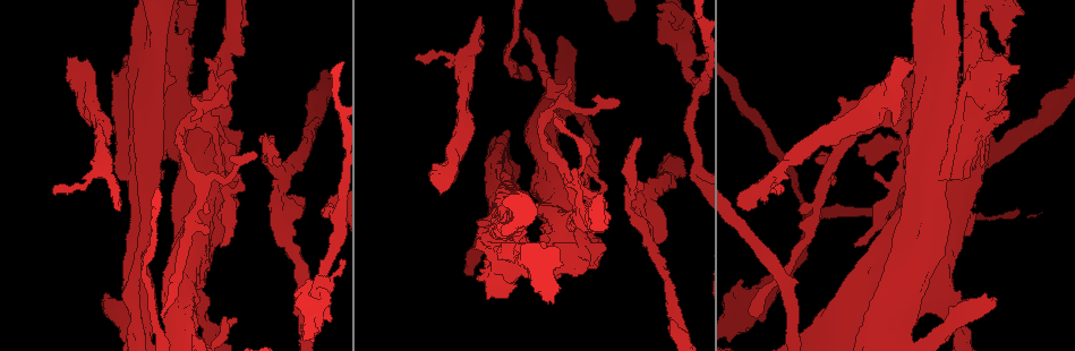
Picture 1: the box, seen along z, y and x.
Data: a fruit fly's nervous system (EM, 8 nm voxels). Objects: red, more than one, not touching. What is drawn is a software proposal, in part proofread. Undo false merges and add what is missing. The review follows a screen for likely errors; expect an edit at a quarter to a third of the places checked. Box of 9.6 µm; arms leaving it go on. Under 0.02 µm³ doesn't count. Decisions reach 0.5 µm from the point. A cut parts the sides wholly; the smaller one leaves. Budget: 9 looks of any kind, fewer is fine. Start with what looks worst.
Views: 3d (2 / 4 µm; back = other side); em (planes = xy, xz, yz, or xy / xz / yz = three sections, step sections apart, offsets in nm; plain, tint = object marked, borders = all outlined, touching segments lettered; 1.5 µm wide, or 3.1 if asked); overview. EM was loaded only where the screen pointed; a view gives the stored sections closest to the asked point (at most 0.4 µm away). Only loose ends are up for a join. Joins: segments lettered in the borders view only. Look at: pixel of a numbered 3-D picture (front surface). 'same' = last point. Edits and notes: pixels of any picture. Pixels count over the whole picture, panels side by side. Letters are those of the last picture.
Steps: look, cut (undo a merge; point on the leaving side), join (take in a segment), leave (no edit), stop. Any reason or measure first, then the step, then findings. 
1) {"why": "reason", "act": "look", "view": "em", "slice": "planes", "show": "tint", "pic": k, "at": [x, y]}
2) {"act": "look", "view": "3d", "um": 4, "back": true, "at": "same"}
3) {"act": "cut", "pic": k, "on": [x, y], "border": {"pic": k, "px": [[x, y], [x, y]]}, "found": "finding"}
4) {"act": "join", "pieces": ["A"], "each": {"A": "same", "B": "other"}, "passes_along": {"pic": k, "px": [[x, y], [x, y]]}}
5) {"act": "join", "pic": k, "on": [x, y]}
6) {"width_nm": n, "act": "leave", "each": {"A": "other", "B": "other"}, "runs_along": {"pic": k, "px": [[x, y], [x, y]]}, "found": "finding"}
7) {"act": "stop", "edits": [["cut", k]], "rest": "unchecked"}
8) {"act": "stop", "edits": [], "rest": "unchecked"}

{"why": "an open end", "act": "look", "view": "em", "slice": "yz", "step": 8, "show": "borders", "pic": 1, "at": [619, 100]}

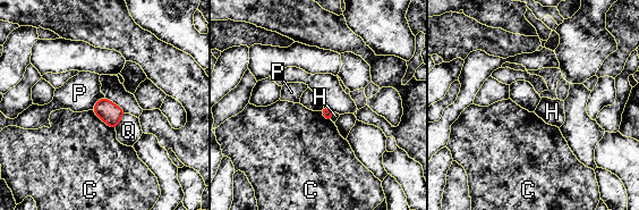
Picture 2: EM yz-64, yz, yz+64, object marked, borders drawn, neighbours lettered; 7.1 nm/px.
{"act": "leave", "each": {"C": "other", "H": "other", "P": "other", "Q": "other"}, "found": "none of them fits"}

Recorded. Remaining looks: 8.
{"why": "an open end", "act": "look", "view": "3d", "um": 2, "back": true, "pic": 1, "at": [766, 200]}

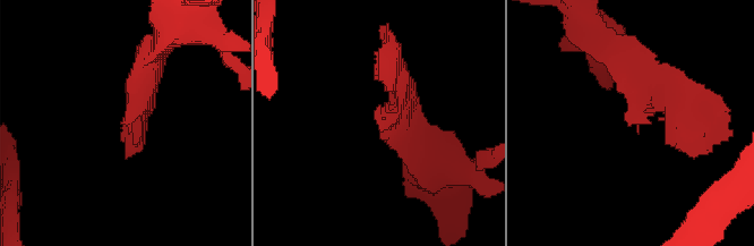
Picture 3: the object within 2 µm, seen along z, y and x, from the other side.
{"act": "look", "view": "em", "slice": "planes", "show": "borders", "pic": 3, "at": [379, 127]}

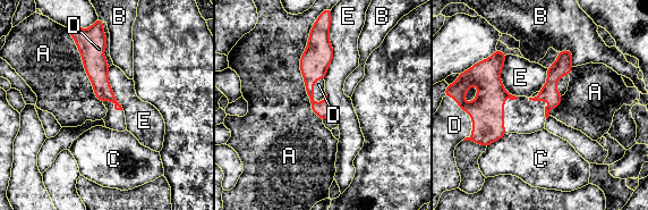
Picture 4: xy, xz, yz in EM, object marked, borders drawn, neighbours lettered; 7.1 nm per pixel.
{"act": "join", "pieces": ["D"], "each": {"A": "other", "B": "other", "C": "other", "D": "same", "E": "other"}, "passes_along": {"pic": 4, "px": [[550, 93], [550, 101], [522, 116]]}, "found": "the neuron continues"}

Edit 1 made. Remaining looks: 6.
{"why": "redraw", "act": "look", "view": "overview"}

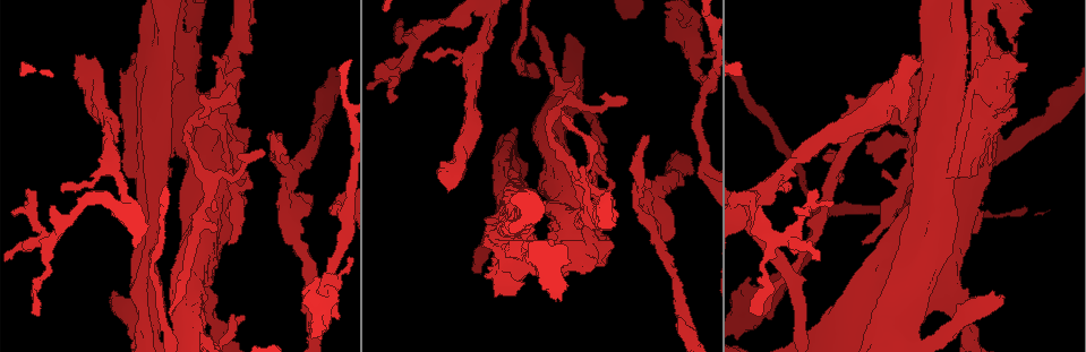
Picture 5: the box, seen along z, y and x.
{"act": "look", "view": "em", "slice": "planes", "show": "borders", "pic": 5, "at": [581, 181]}

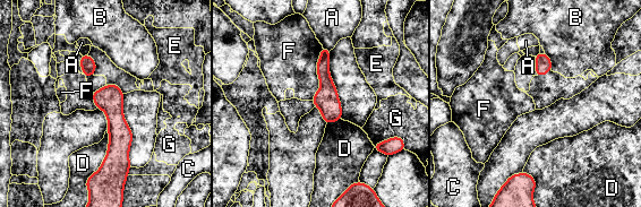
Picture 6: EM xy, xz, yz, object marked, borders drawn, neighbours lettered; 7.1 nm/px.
{"longest_contact_nm": ["F", 400], "act": "leave", "each": {"A": "other", "B": "other", "C": "other", "D": "other", "E": "other", "F": "other", "G": "other"}, "border": {"pic": 6, "px": [[322, 46], [319, 88], [310, 100]]}, "found": "all the same neuron"}

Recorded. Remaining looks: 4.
{"why": "abrupt turn", "act": "look", "view": "3d", "um": 4, "pic": 5, "at": [200, 329]}

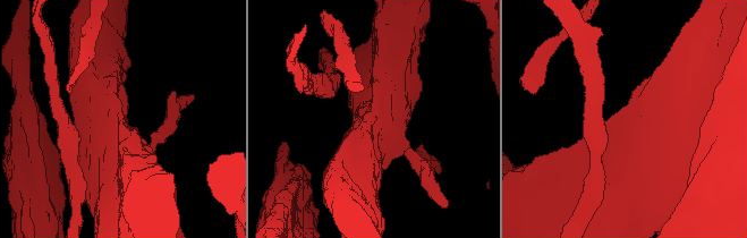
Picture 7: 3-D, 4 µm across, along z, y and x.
{"why": "now the EM", "act": "look", "view": "em", "slice": "xy", "step": 4, "show": "tint", "pic": 7, "at": [374, 112]}

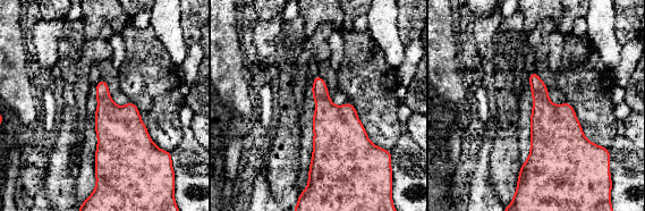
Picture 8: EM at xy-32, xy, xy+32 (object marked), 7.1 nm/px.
{"why": "another direction", "act": "look", "view": "em", "slice": "planes", "show": "borders", "at": "same"}

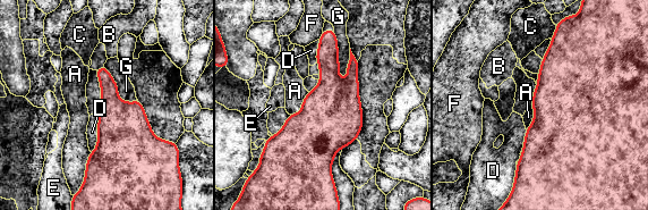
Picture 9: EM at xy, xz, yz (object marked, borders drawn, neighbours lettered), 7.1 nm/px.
{"width_nm": 200, "act": "leave", "each": {"A": "other", "B": "other", "C": "other", "D": "other", "E": "other", "F": "other", "G": "other"}, "found": "all the same neuron"}

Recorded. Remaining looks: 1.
{"act": "stop", "edits": [["join", 4]], "rest": "unchecked"}

